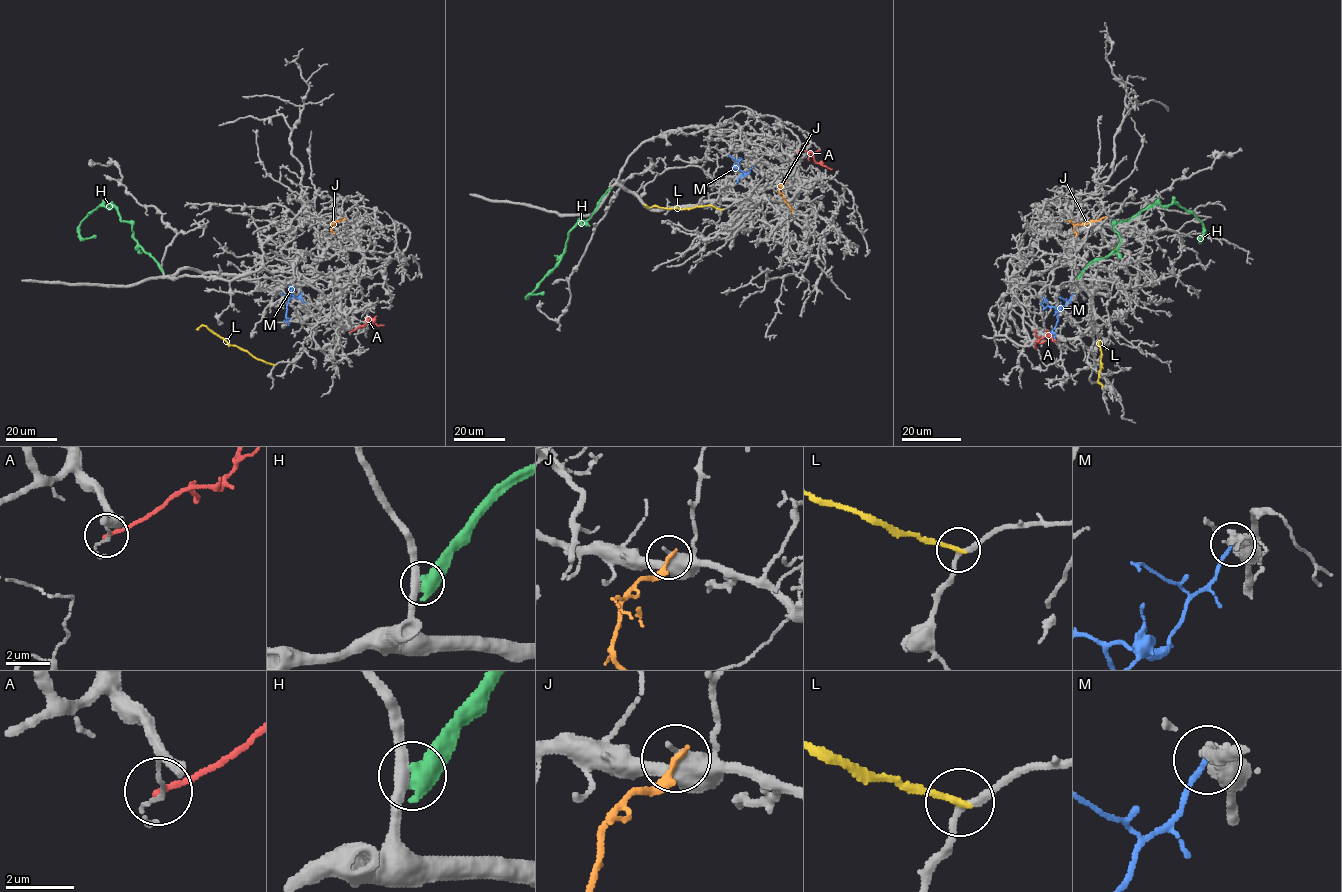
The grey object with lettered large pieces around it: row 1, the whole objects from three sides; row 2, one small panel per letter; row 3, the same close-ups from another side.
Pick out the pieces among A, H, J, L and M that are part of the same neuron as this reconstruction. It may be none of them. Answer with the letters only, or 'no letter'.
no letter

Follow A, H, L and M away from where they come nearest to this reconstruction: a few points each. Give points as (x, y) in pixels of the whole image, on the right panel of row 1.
A: (1036, 348), (1036, 341), (1048, 334), (1056, 340)
H: (1077, 277), (1117, 245), (1114, 224), (1154, 204), (1177, 203), (1190, 211), (1203, 227), (1197, 238)
L: (1102, 386), (1098, 381), (1102, 364), (1100, 340), (1097, 345)
M: (1072, 294), (1062, 309), (1056, 309), (1058, 320), (1052, 333), (1055, 340)

